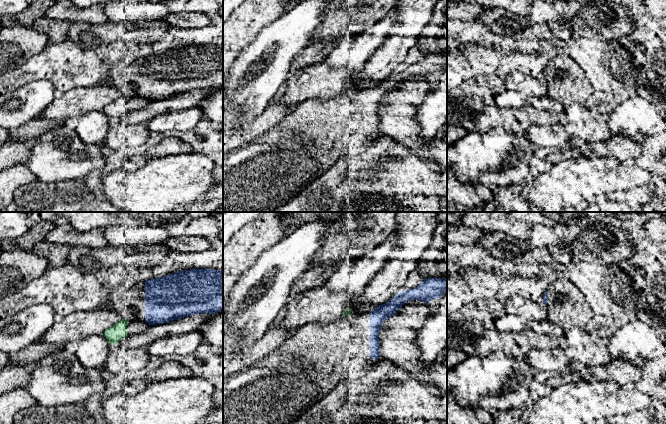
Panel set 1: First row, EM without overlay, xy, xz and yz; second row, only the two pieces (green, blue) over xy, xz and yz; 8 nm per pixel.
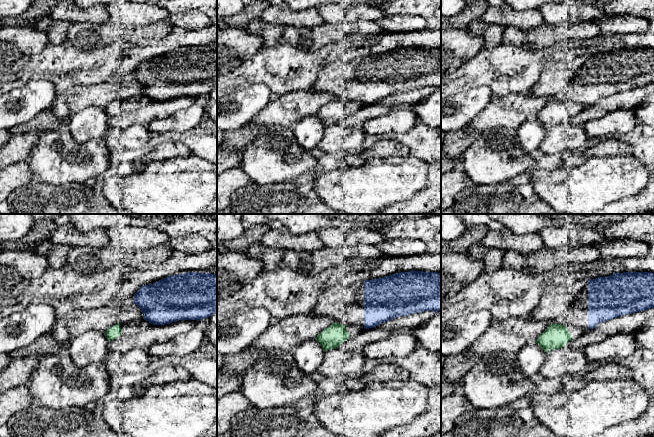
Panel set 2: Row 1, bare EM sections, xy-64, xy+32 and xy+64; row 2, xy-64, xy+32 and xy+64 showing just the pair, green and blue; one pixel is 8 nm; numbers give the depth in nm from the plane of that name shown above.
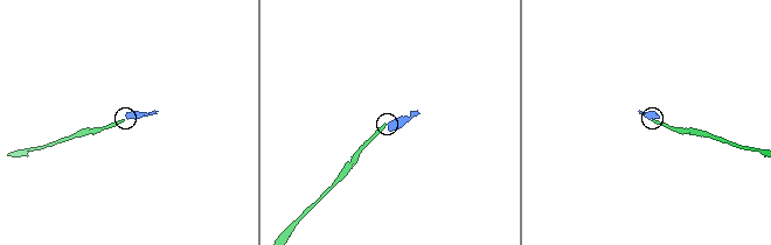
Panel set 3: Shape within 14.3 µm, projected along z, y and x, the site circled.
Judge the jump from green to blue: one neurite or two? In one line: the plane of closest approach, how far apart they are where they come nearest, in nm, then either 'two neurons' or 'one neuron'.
nearest in xy; 150 nm apart; two neurons

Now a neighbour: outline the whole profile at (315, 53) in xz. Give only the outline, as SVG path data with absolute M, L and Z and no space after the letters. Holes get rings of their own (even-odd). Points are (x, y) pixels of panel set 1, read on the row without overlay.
M339 38L332 42L318 41L309 44L309 46L303 49L292 61L290 68L303 69L307 66L325 61L328 54L341 43L342 39L343 38Z

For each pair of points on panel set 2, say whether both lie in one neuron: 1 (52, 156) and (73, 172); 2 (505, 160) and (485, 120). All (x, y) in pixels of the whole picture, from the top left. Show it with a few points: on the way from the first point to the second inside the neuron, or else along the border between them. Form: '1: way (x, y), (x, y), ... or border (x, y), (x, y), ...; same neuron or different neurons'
1: way (57, 161), (60, 165), (68, 167); same neuron
2: border (514, 129), (495, 127), (486, 129), (481, 133); different neurons

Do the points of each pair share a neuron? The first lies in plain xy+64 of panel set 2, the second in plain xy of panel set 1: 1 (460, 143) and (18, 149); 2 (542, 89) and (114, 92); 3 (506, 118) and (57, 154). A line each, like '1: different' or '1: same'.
1: different
2: different
3: different

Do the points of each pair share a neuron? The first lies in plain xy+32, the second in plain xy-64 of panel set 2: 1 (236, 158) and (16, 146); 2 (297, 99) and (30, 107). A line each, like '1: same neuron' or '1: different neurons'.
1: same neuron
2: different neurons

